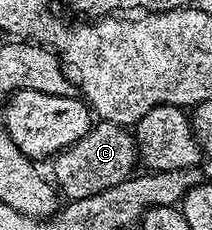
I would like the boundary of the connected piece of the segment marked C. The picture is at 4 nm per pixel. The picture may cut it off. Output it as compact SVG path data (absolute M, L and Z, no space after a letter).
M98 120L91 125L90 131L83 138L76 140L76 144L54 155L52 178L57 189L67 199L87 198L131 177L135 173L134 162L136 166L138 161L138 147L134 145L133 133L127 127Z

